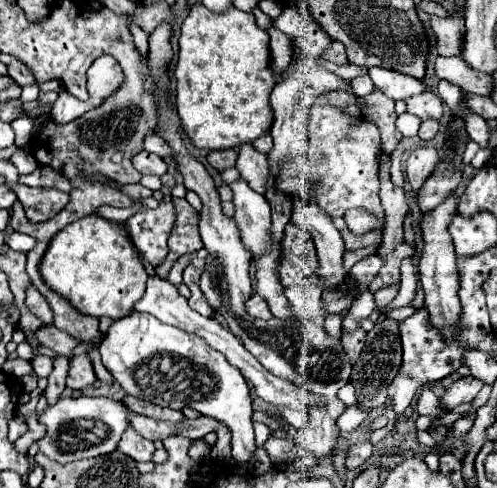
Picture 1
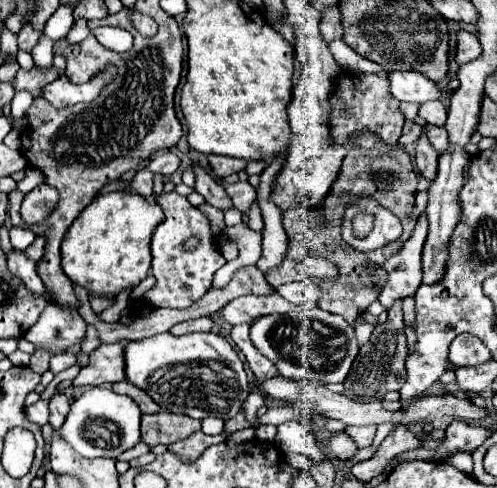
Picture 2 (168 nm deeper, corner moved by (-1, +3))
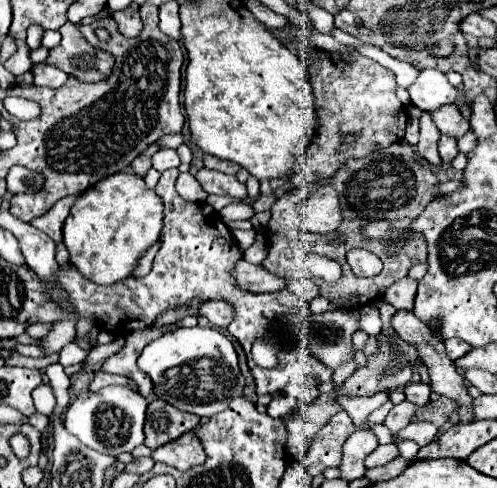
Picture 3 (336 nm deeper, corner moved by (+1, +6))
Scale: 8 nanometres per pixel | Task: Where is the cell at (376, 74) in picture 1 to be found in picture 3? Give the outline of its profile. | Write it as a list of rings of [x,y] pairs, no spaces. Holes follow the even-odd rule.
[[[421,70],[417,80],[409,86],[411,102],[419,110],[433,110],[441,104],[451,104],[459,96],[459,90],[451,86],[443,72],[437,70]]]

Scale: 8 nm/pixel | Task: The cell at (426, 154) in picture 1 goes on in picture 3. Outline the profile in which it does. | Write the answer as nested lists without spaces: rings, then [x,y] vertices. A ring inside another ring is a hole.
[[[427,112],[421,114],[421,130],[419,130],[419,144],[417,144],[417,152],[419,156],[423,156],[429,164],[439,166],[441,164],[441,156],[437,152],[437,140],[441,136],[441,132],[437,130],[437,126],[433,124],[431,116]]]

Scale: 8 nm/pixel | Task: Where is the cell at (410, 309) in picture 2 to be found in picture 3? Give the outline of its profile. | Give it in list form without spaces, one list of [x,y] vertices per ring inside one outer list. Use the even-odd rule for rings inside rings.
[[[399,310],[399,312],[393,316],[393,328],[395,328],[395,332],[397,332],[403,340],[407,340],[409,344],[413,344],[413,346],[417,348],[419,358],[423,360],[423,364],[427,366],[427,370],[429,370],[429,374],[431,374],[431,388],[433,388],[433,392],[457,400],[457,402],[461,404],[461,408],[459,408],[461,422],[471,422],[473,416],[471,416],[469,406],[471,406],[473,400],[471,400],[471,396],[467,394],[467,386],[465,386],[465,380],[463,380],[461,372],[457,372],[453,360],[445,354],[445,344],[443,344],[443,340],[437,338],[437,336],[433,336],[433,330],[431,330],[425,322],[421,322],[421,320],[419,320],[413,312],[409,312],[409,310]]]

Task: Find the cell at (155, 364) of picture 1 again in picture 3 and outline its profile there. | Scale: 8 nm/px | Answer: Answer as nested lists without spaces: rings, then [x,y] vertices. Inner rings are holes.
[[[177,328],[169,332],[149,346],[143,348],[139,360],[139,368],[153,380],[155,398],[169,402],[171,406],[191,412],[199,418],[211,418],[213,414],[229,408],[229,402],[243,394],[245,378],[239,370],[237,352],[231,340],[215,328]],[[199,358],[211,358],[215,362],[191,362]]]

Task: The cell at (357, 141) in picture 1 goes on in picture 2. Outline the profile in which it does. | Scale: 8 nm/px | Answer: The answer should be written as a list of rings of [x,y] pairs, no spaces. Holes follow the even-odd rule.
[[[359,199],[359,203],[351,205],[345,211],[345,221],[343,221],[343,239],[357,251],[371,251],[383,245],[389,245],[393,241],[397,241],[403,233],[401,221],[387,209],[383,209],[377,201],[373,199]],[[359,209],[369,209],[369,213],[373,215],[373,229],[369,235],[365,235],[365,239],[355,237],[353,235],[353,217],[359,213]]]

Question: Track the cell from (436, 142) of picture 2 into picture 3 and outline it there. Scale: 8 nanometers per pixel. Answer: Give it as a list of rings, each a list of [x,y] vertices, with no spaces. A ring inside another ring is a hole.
[[[443,134],[443,136],[439,138],[439,154],[441,154],[441,160],[443,160],[443,162],[451,162],[451,160],[459,154],[457,138]]]

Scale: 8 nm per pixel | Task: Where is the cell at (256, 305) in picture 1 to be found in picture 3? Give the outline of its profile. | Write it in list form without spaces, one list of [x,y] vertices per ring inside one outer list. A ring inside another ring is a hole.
[[[209,300],[201,306],[201,316],[205,316],[213,326],[229,326],[233,322],[233,306],[223,300]]]

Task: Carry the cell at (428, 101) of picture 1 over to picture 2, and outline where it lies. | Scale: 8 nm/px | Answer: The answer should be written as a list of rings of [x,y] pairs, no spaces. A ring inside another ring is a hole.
[[[437,99],[437,101],[429,101],[423,103],[419,107],[419,115],[429,123],[429,125],[439,125],[443,127],[447,121],[447,107]]]

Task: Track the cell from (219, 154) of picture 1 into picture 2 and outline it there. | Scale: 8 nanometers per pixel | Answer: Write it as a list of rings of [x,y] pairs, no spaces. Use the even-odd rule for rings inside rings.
[[[207,155],[207,161],[213,169],[213,173],[223,179],[233,173],[241,173],[247,167],[247,161],[243,159],[233,159],[233,157],[223,157],[223,155]]]

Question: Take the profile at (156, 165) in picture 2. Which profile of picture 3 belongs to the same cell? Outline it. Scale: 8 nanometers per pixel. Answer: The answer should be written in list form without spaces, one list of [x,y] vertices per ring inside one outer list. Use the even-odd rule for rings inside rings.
[[[159,150],[153,156],[153,168],[157,168],[159,172],[169,170],[169,168],[177,168],[179,164],[181,164],[181,160],[175,150]]]

